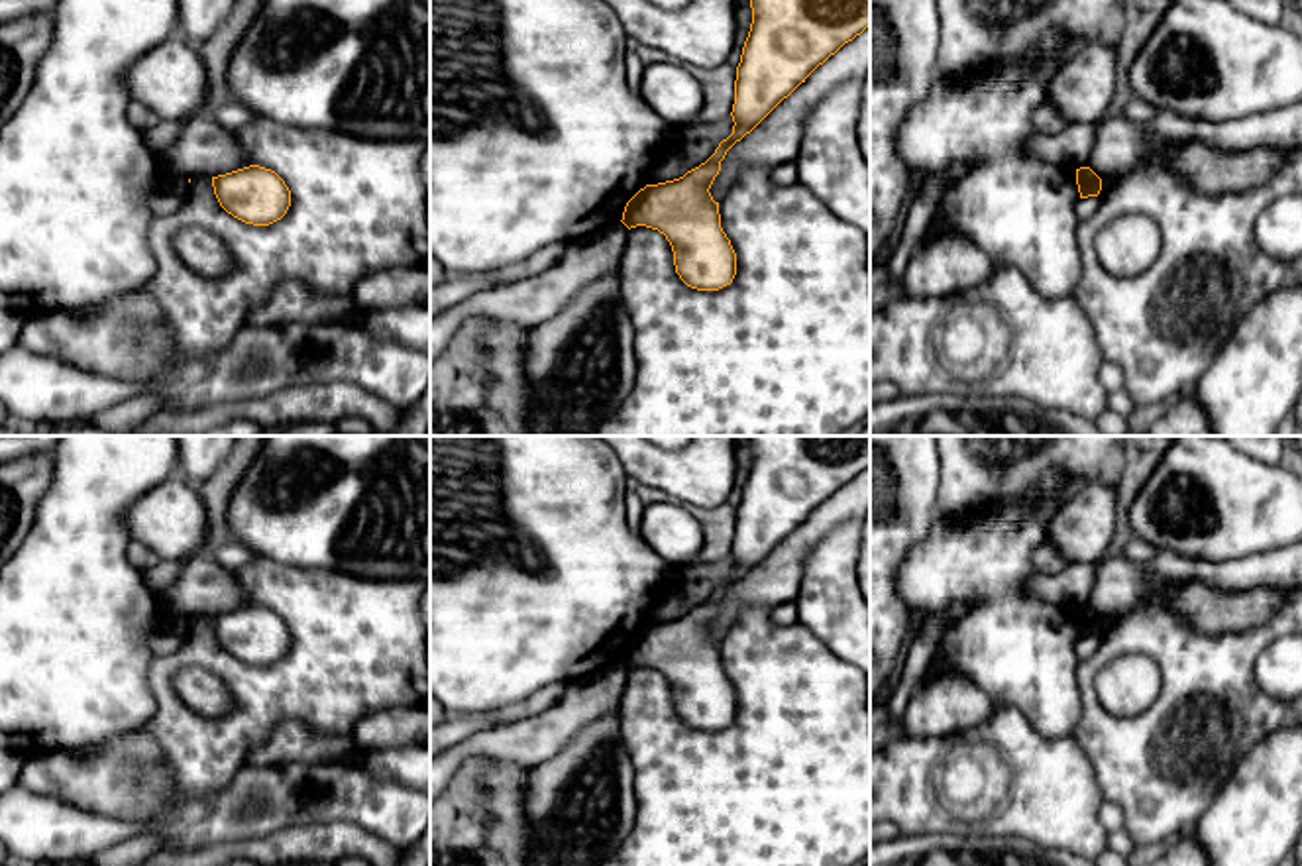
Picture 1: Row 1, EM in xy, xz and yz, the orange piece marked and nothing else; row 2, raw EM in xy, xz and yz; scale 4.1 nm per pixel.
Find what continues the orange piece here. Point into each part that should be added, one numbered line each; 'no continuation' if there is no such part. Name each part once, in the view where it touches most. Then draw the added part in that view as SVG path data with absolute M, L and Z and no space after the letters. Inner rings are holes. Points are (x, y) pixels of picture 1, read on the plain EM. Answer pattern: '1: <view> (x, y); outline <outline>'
no continuation

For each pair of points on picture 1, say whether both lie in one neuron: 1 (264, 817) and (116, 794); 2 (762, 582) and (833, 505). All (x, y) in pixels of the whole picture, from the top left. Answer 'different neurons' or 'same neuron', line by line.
1: same neuron
2: same neuron

